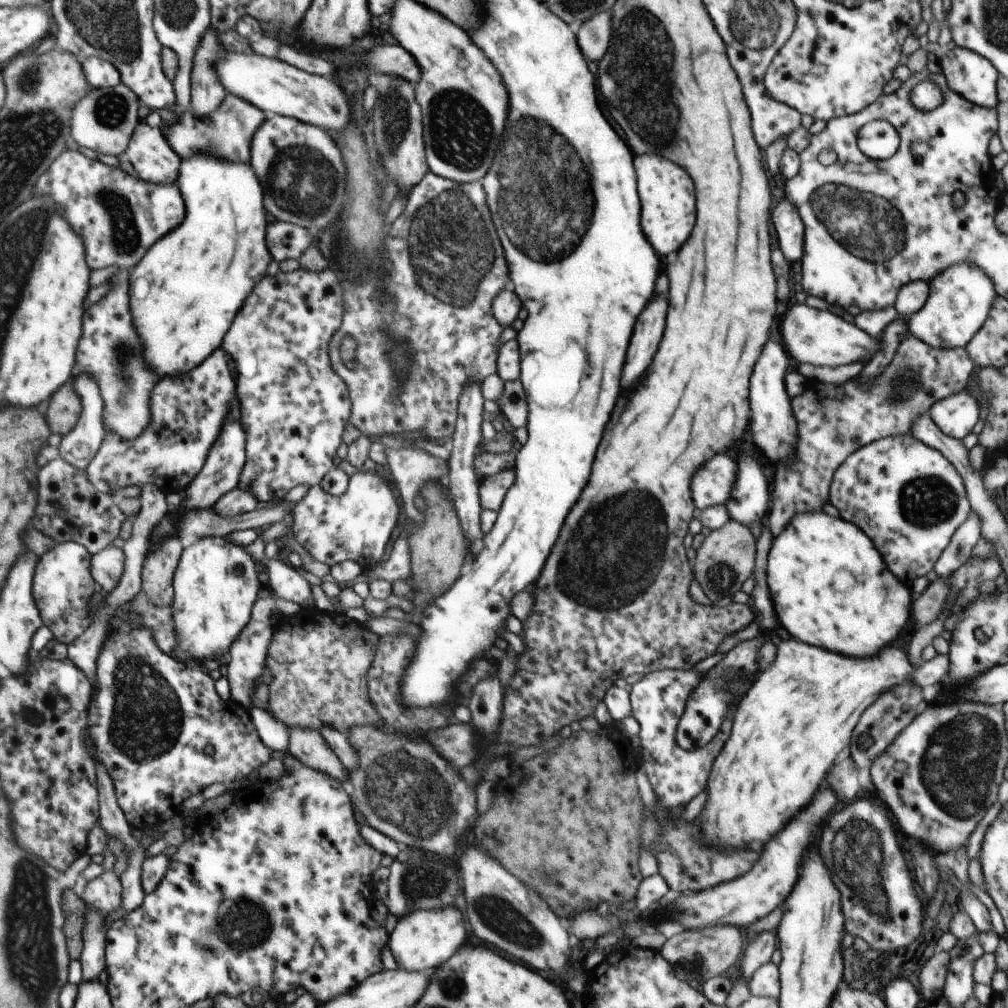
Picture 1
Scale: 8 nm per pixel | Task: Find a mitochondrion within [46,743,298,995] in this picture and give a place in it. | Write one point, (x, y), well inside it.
(231, 931)

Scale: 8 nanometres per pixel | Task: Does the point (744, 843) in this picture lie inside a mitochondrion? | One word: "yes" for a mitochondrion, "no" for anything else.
no

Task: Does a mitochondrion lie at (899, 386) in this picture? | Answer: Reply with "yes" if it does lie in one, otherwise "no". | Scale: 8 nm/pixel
yes

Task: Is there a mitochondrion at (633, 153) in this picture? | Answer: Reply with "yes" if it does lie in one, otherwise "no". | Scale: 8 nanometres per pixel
no

